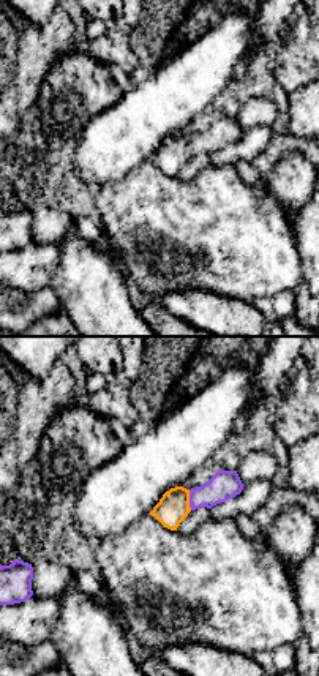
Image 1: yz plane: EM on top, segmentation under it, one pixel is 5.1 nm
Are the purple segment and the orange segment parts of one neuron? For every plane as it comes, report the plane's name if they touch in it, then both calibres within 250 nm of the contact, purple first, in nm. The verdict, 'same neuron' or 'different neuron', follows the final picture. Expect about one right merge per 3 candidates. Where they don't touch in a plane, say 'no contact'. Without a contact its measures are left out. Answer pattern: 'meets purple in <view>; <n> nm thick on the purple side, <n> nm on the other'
meets purple in yz; 150 nm thick on the purple side, 160 nm on the other

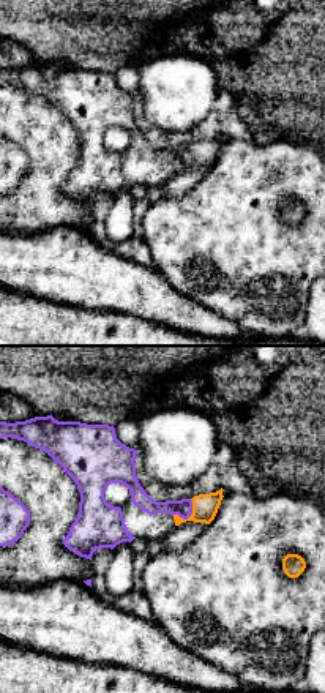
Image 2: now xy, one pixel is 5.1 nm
meets purple in xy; 90 nm thick on the purple side, 130 nm on the other

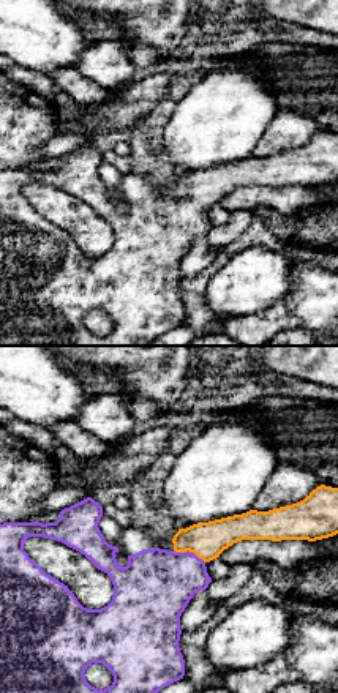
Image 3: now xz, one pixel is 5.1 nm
meets purple in xz; 360 nm thick on the purple side, 190 nm on the other

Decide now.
same neuron

